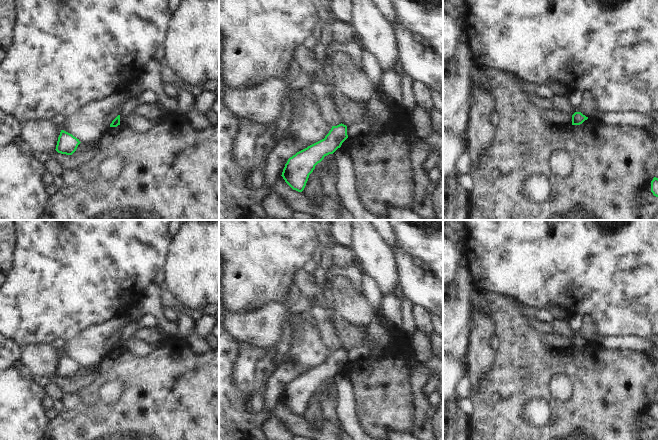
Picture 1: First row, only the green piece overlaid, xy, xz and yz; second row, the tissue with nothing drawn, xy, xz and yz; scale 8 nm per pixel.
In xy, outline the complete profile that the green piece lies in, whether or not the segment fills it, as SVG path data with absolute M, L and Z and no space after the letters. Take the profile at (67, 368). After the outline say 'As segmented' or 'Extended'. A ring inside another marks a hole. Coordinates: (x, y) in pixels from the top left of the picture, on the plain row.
M61 354L55 374L61 378L72 379L80 367L72 358Z. As segmented

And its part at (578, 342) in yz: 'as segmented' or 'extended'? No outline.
as segmented

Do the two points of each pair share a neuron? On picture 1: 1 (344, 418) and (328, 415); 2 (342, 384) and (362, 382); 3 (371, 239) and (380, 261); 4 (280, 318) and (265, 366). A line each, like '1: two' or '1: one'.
1: two
2: two
3: one
4: two

